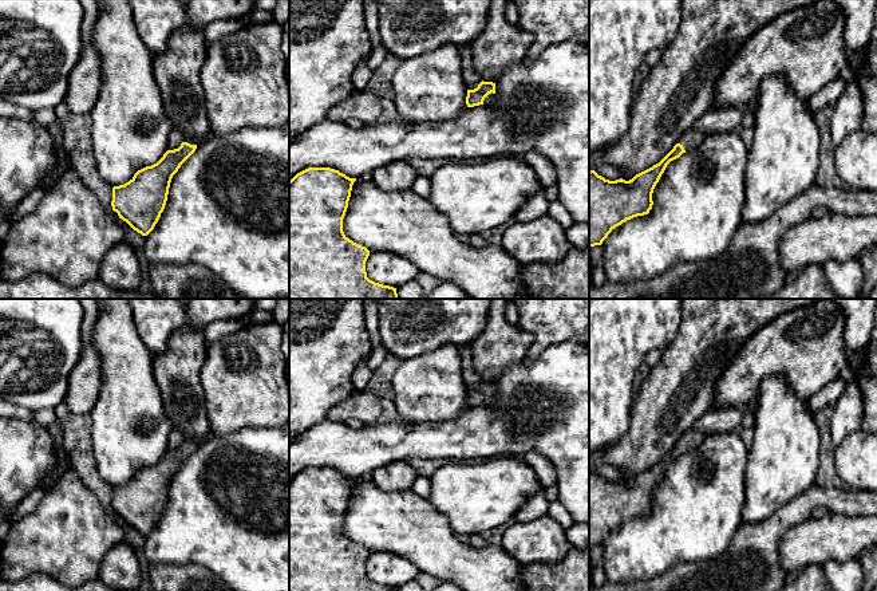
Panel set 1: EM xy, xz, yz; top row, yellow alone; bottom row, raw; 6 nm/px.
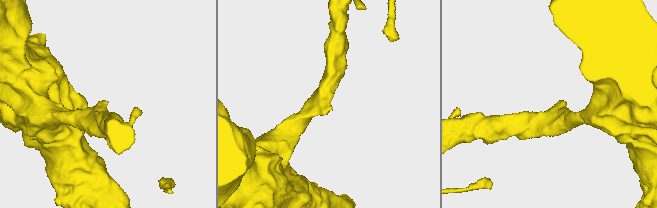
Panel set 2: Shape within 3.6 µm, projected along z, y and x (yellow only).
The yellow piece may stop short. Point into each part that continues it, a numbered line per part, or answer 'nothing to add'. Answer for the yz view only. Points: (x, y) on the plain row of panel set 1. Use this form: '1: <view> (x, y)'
1: yz (692, 438)

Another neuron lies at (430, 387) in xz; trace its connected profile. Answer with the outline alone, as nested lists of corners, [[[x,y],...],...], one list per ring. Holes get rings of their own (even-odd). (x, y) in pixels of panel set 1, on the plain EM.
[[[455,344],[402,360],[391,386],[399,419],[404,422],[454,419],[467,410],[461,350]]]

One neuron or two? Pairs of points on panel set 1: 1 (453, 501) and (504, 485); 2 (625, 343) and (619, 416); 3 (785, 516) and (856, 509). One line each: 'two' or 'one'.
1: one
2: one
3: one

